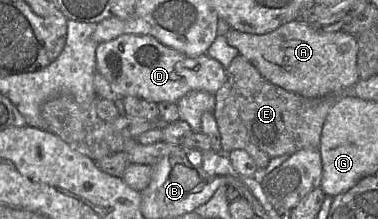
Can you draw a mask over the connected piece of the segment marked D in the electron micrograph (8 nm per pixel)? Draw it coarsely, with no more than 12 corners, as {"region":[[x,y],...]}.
{"region":[[149,35],[98,44],[96,71],[123,97],[215,94],[227,72]]}

